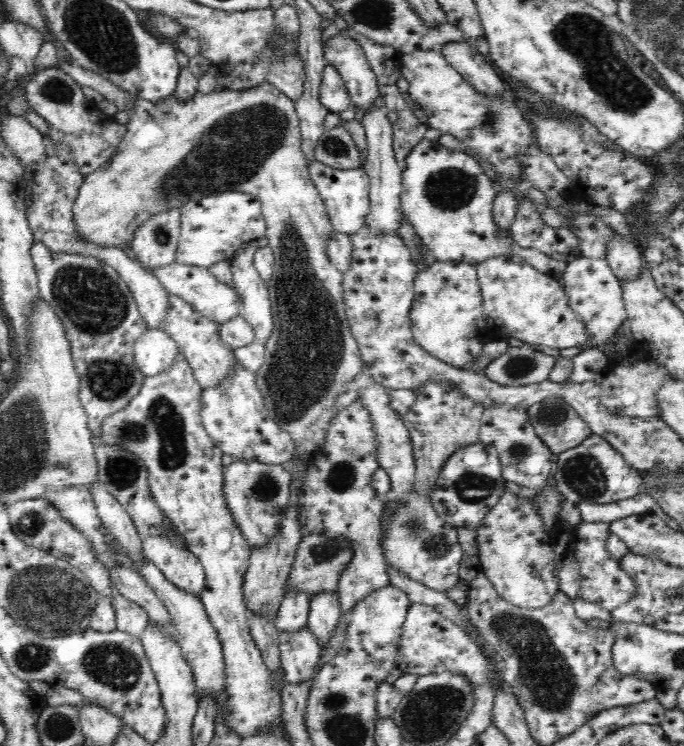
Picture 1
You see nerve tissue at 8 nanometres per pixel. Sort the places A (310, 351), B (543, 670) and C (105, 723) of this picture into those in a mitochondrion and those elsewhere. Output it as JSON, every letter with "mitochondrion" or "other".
{"A":"mitochondrion","B":"mitochondrion","C":"other"}

